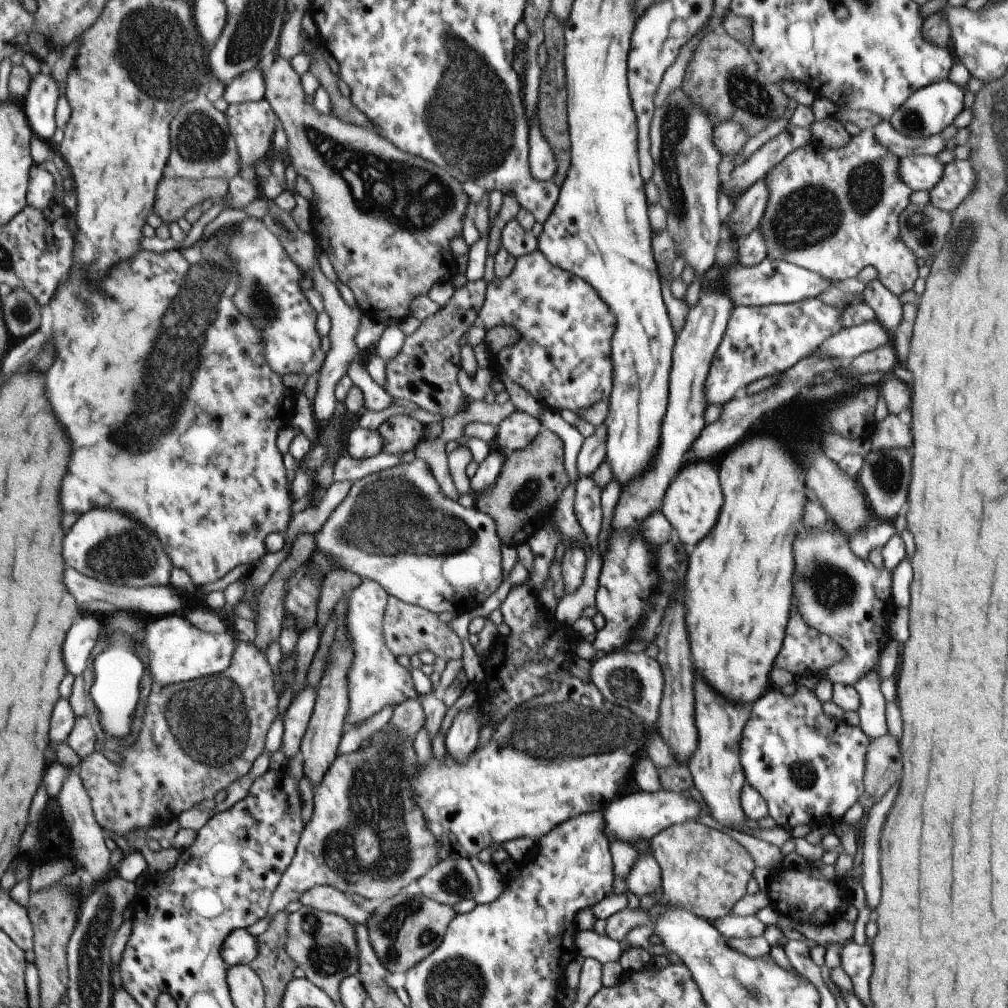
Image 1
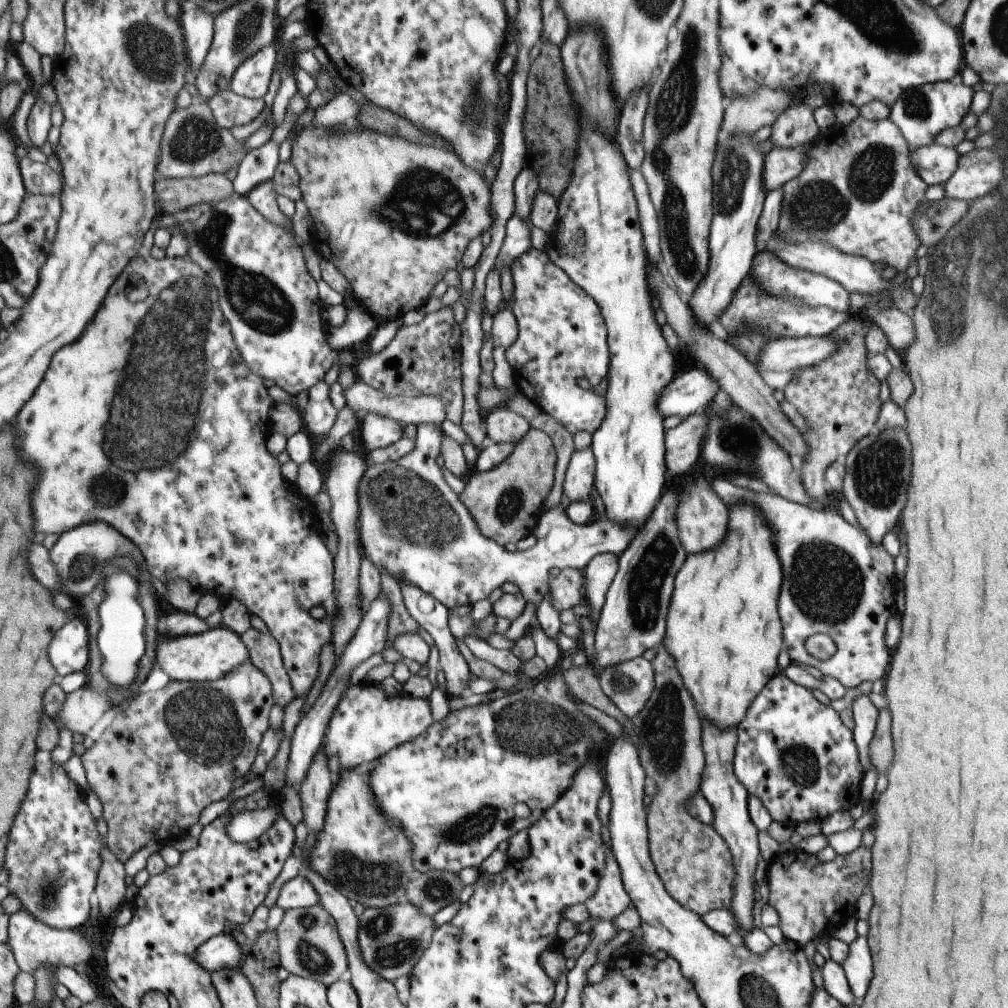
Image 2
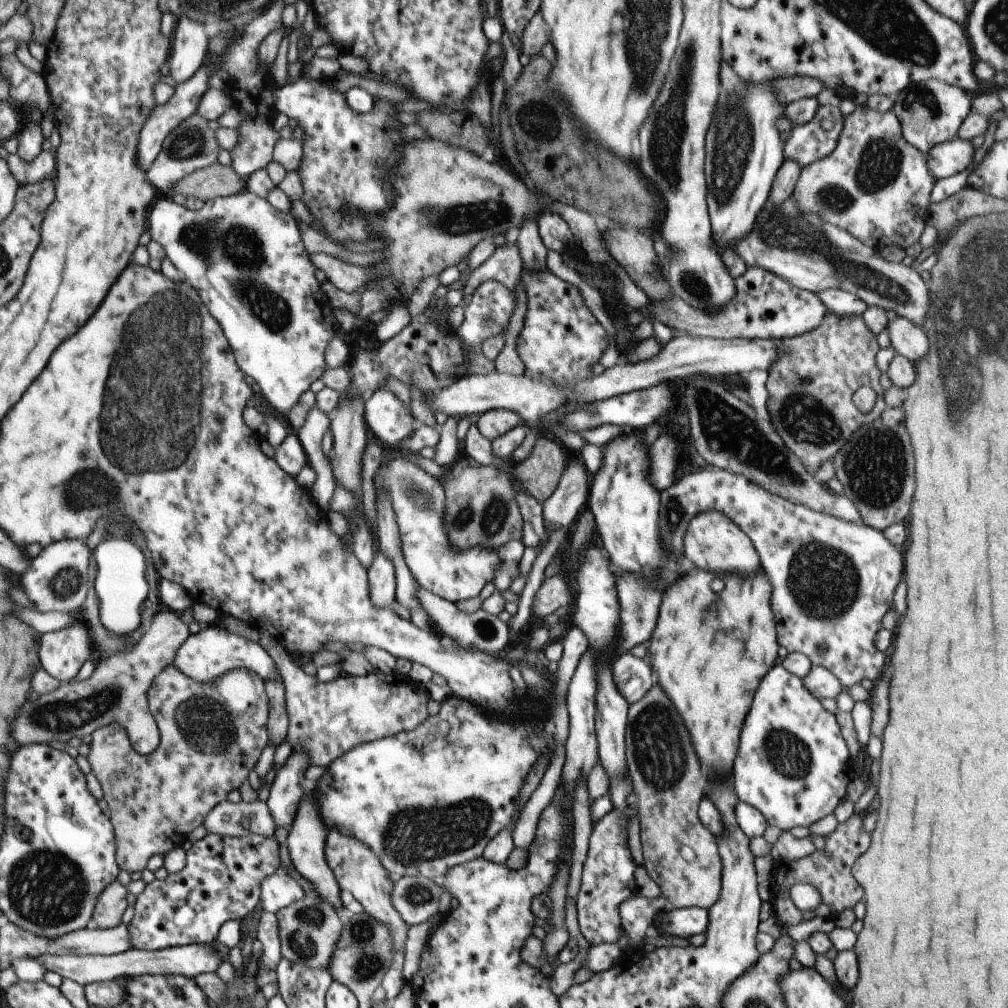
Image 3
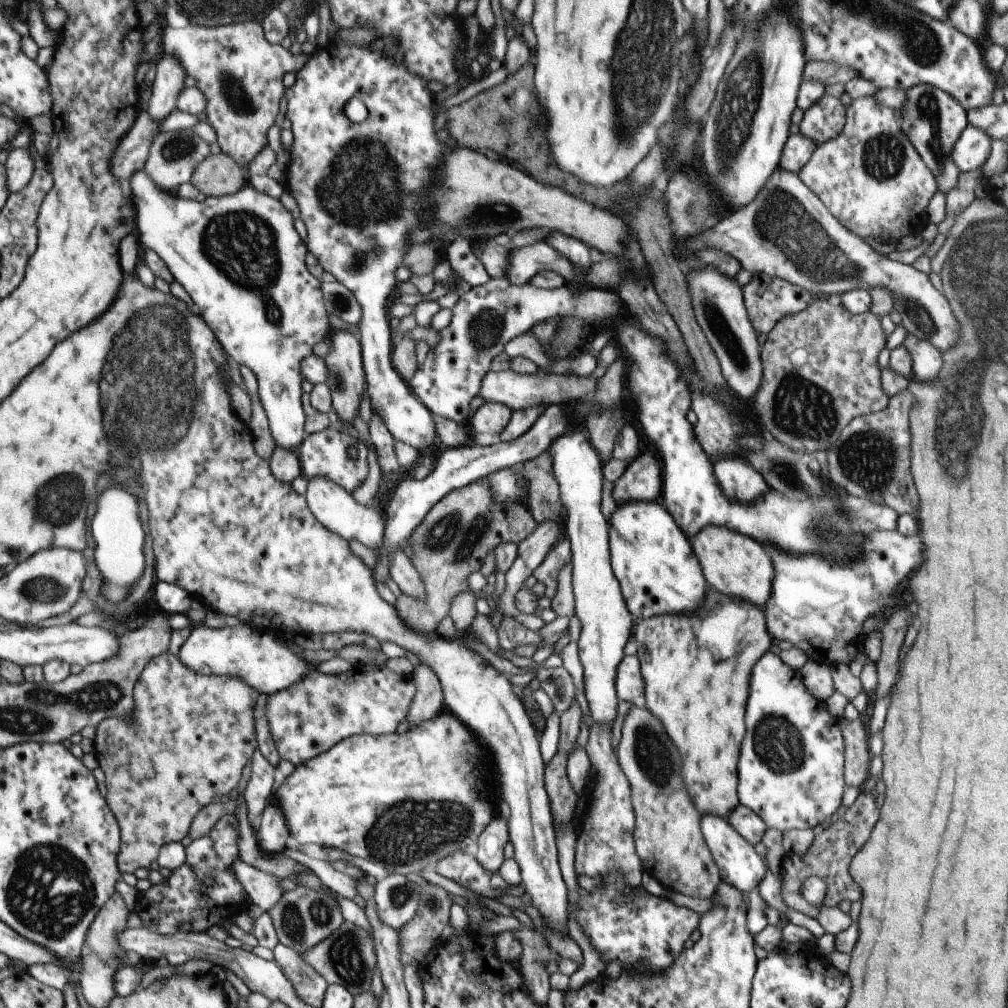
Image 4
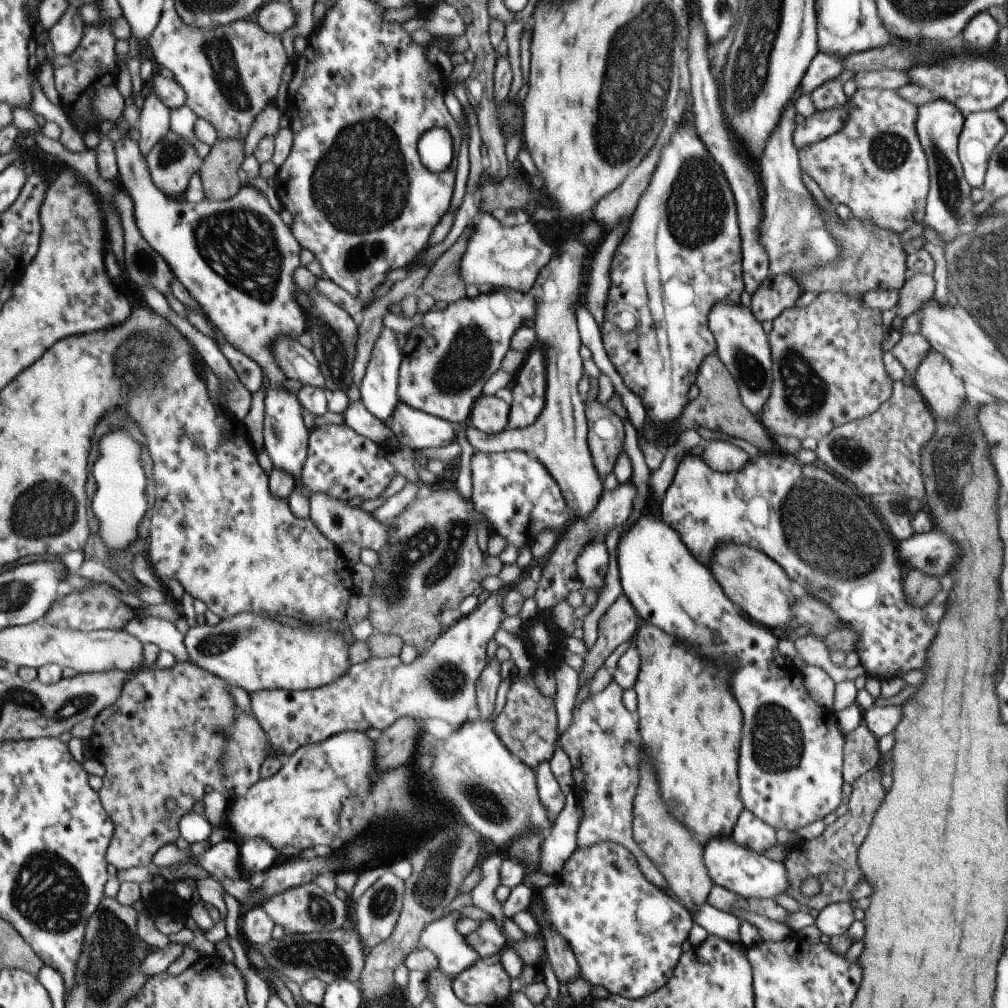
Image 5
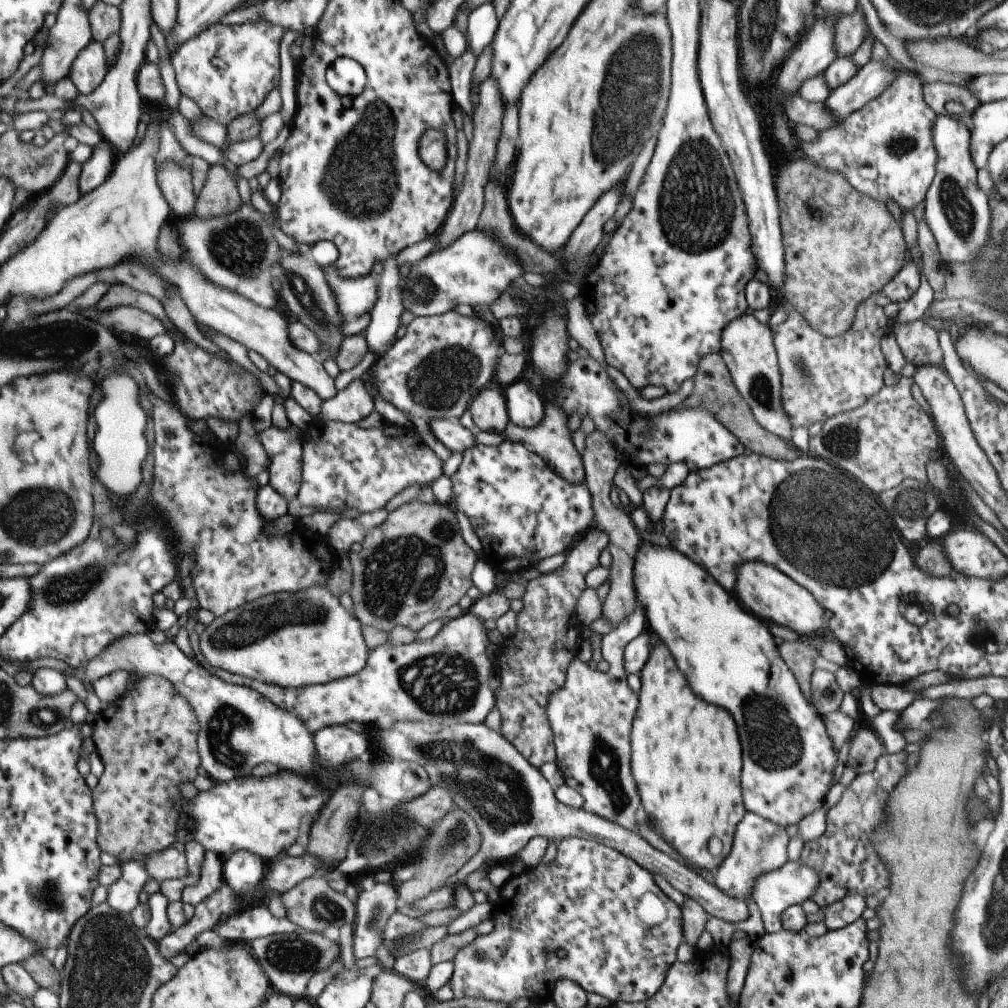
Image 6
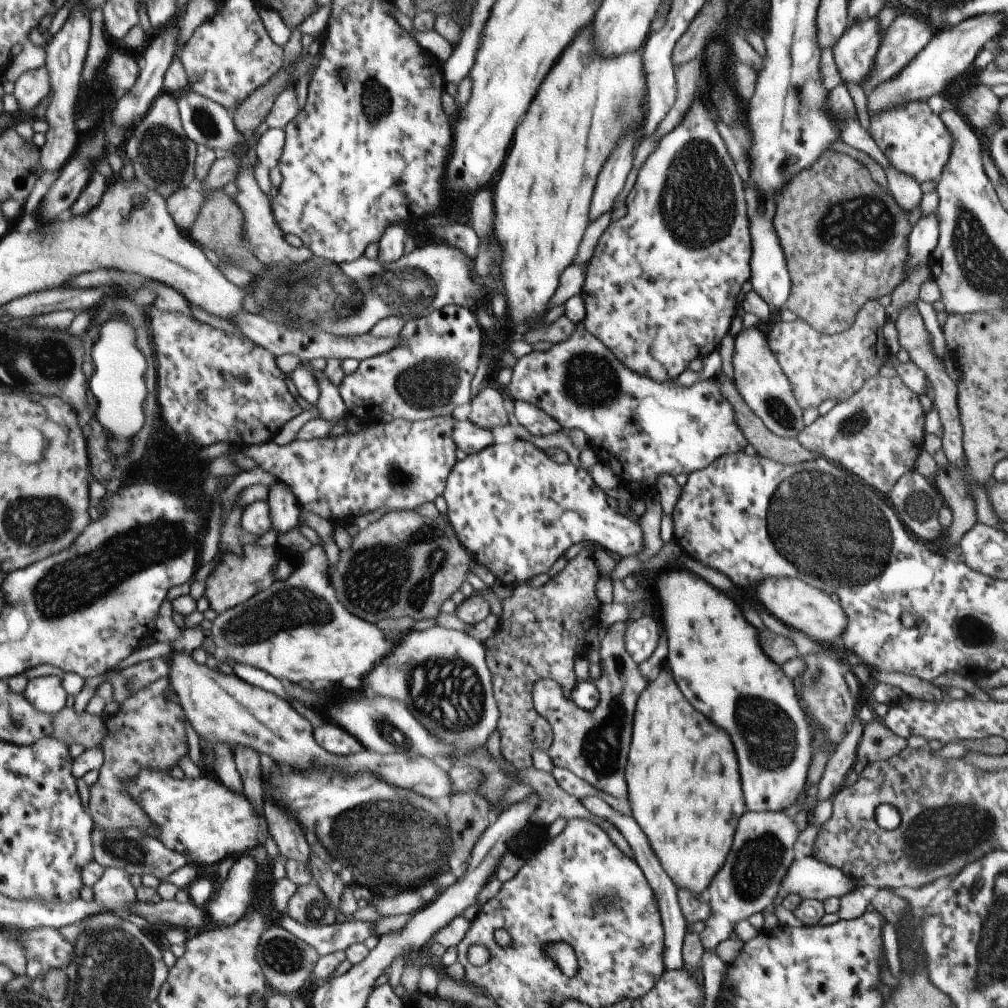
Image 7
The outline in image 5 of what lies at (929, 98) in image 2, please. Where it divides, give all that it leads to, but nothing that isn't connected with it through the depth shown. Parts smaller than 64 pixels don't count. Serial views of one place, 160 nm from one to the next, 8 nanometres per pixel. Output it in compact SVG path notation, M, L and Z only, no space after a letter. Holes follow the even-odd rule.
M942 99L931 100L927 104L917 106L915 132L919 138L921 149L927 158L929 174L928 192L923 208L923 228L931 228L937 232L939 240L947 243L955 240L963 232L973 229L977 214L973 214L975 202L969 198L971 186L964 180L962 167L957 154L958 137L962 130L963 118L949 102Z

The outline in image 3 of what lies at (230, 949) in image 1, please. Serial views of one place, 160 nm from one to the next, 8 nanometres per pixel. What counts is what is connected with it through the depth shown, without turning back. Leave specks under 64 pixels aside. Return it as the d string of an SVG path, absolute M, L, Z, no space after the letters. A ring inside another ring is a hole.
M195 942L190 945L161 949L159 951L140 951L128 949L114 955L48 955L38 956L39 961L47 971L57 973L62 979L69 979L84 987L94 982L104 982L113 979L124 980L142 974L183 975L194 978L201 973L213 973L221 964L222 958L216 953L212 944Z

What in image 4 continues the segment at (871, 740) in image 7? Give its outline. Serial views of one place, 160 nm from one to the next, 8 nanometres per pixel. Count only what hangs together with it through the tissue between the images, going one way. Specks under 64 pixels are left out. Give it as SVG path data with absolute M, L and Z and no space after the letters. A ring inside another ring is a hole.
M843 719L840 732L844 746L843 779L844 784L862 789L867 784L871 757L868 748L868 735L860 720Z

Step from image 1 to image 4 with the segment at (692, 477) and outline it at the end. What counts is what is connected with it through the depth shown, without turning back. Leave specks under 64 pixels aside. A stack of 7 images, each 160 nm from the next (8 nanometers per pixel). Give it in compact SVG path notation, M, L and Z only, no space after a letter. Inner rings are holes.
M705 526L689 540L691 550L701 566L705 582L721 594L735 596L757 604L763 610L769 598L769 586L773 582L773 564L762 544L743 536L739 532L721 528L721 526Z

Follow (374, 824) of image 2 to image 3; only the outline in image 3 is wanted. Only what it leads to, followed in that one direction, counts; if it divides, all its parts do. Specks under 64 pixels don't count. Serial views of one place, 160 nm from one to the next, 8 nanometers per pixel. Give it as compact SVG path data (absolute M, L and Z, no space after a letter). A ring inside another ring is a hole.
M328 829L324 838L324 859L333 873L339 888L349 890L353 898L361 904L363 911L370 914L375 920L384 924L390 930L392 938L392 960L384 972L379 989L383 992L383 998L387 1002L393 1000L401 990L405 979L401 975L401 965L403 962L403 942L405 932L410 927L392 905L393 884L389 879L389 873L383 868L377 855L360 840L349 835L342 835L337 829Z

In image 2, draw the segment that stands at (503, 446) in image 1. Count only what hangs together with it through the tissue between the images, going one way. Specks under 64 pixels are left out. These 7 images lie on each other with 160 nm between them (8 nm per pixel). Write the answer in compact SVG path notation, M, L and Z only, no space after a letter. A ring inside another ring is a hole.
M501 406L484 413L483 422L487 441L492 443L515 445L530 428L525 418Z

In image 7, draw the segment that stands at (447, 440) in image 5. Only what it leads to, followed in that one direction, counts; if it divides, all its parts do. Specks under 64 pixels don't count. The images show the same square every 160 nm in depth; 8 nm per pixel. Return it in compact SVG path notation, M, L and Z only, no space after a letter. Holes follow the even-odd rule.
M469 420L455 421L450 435L456 448L462 450L466 455L479 452L493 443L490 431L475 426Z

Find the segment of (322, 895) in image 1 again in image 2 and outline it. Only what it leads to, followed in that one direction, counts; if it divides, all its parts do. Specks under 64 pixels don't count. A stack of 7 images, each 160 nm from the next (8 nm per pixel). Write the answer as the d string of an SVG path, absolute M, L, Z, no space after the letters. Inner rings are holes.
M301 874L283 883L275 900L275 906L283 911L315 904L318 904L317 894Z

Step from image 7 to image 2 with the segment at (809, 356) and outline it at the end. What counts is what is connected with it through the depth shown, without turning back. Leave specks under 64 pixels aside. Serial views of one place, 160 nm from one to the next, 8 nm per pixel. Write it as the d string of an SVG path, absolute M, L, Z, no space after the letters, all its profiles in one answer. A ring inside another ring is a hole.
M853 316L841 322L835 330L825 334L835 344L835 352L829 354L819 364L805 368L795 376L785 388L785 400L795 406L795 410L805 418L807 432L805 440L811 446L809 458L803 464L803 488L813 500L813 508L819 508L825 496L823 472L839 456L845 456L851 446L869 434L878 418L880 406L880 382L867 368L868 353L865 349L864 327Z

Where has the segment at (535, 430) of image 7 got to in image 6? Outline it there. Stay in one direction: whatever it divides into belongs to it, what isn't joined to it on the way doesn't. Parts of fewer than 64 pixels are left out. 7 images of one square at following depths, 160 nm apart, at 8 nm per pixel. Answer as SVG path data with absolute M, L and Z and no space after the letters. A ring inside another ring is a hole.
M528 375L519 377L505 390L508 422L518 427L533 428L543 416L543 403L535 389L530 387Z

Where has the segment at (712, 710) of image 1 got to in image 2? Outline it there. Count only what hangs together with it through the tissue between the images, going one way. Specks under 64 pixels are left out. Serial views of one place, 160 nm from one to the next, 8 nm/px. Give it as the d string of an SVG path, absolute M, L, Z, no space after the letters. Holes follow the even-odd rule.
M701 722L701 748L705 754L705 768L699 780L699 793L703 799L709 804L713 812L713 822L710 825L721 840L725 842L725 846L729 848L731 856L731 864L733 864L733 896L731 896L731 904L729 904L729 912L733 914L735 922L737 922L737 932L733 932L733 937L729 938L734 943L740 942L744 944L745 937L753 929L753 905L755 901L754 872L757 864L758 841L757 830L751 824L747 812L746 801L748 794L745 788L739 784L739 780L733 774L733 756L735 742L735 728L713 728L713 724L709 722Z

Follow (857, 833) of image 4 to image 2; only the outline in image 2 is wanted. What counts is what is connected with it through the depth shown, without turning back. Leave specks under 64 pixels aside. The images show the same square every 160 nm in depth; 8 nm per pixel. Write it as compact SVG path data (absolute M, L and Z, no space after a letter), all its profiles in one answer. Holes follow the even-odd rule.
M856 844L851 854L835 854L833 860L829 862L819 862L814 855L793 850L788 854L779 855L774 864L768 865L769 898L767 904L779 916L778 928L784 939L791 940L803 948L813 936L817 936L829 924L838 923L849 916L849 906L855 904L869 876L869 850L859 848L859 846L861 844Z

